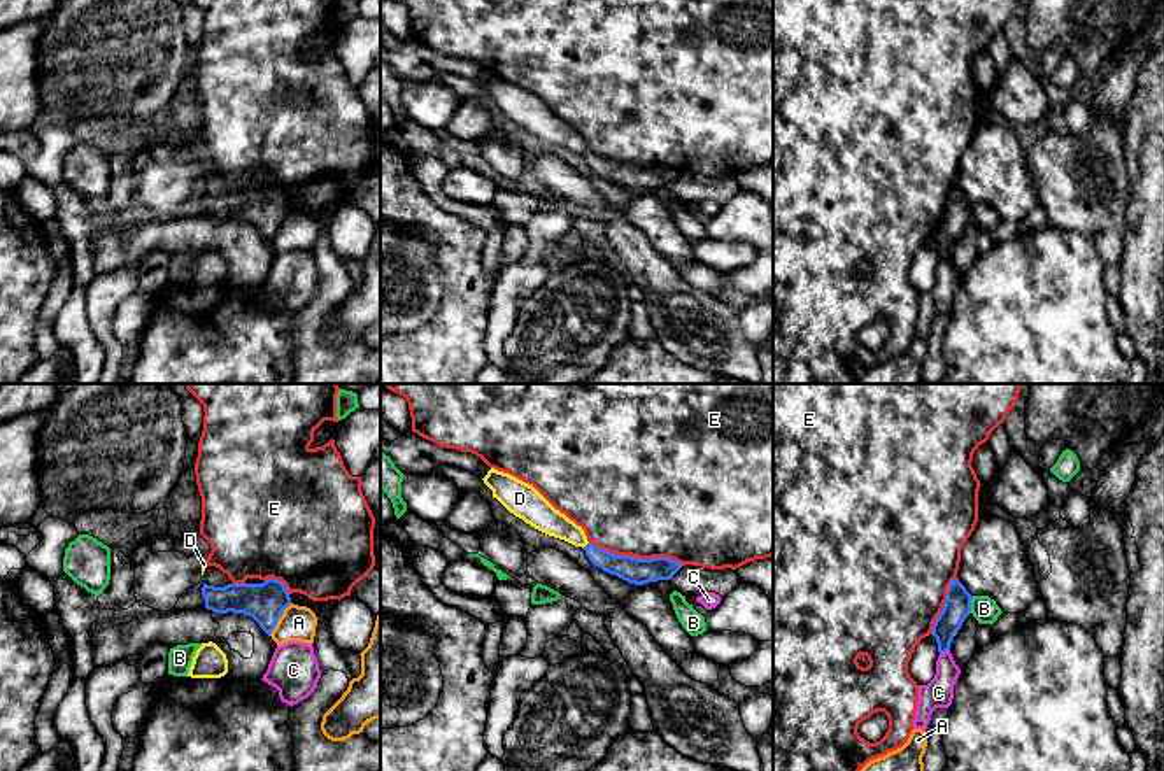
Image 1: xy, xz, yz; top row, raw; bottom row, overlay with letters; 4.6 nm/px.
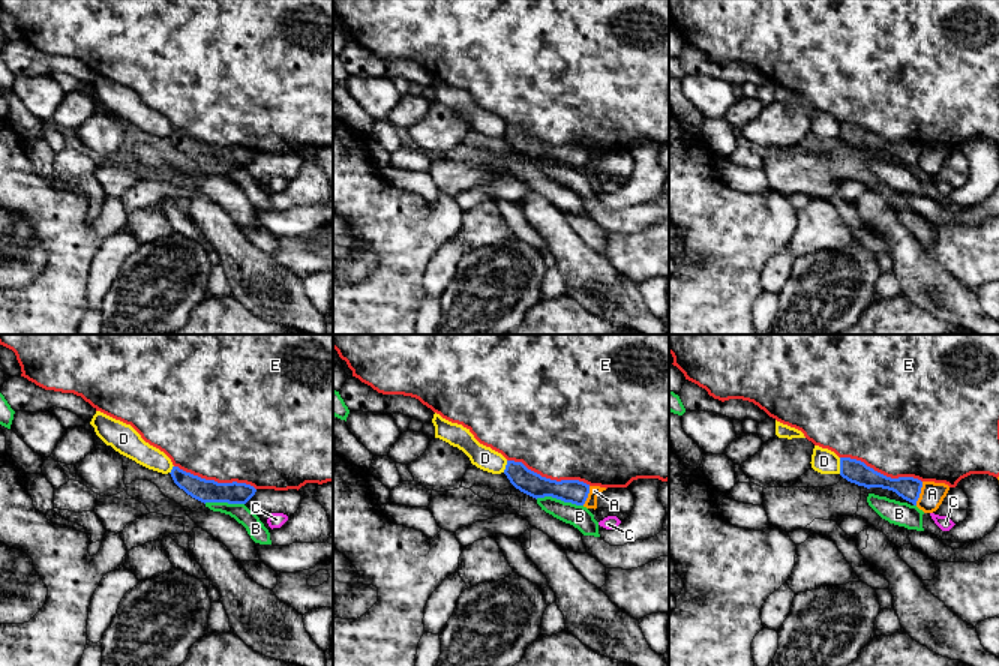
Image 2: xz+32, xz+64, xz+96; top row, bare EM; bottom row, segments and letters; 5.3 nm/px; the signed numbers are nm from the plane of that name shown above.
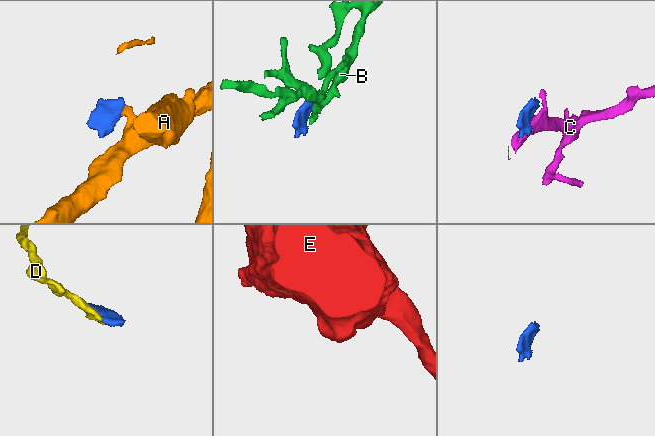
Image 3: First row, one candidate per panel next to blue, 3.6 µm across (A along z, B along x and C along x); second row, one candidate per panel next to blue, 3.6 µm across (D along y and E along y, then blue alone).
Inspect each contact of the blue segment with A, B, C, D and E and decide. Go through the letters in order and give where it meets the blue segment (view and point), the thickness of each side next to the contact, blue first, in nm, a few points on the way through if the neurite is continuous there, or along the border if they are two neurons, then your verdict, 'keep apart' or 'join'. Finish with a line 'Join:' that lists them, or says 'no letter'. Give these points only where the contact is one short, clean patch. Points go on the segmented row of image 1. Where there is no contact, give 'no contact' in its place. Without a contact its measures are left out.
A: xy (279, 617) | 180/160 nm | along xy (291, 603), (269, 635) | keep apart
B: yz (970, 605) | 120/120 nm | along yz (973, 596), (970, 612) | keep apart
C: yz (943, 652) | 120/140 nm | along yz (949, 649), (940, 654) | keep apart
D: xz (586, 545) | 120/140 nm | keep apart
E: xz (637, 558) | 120/500 nm | keep apart
Join: no letter

